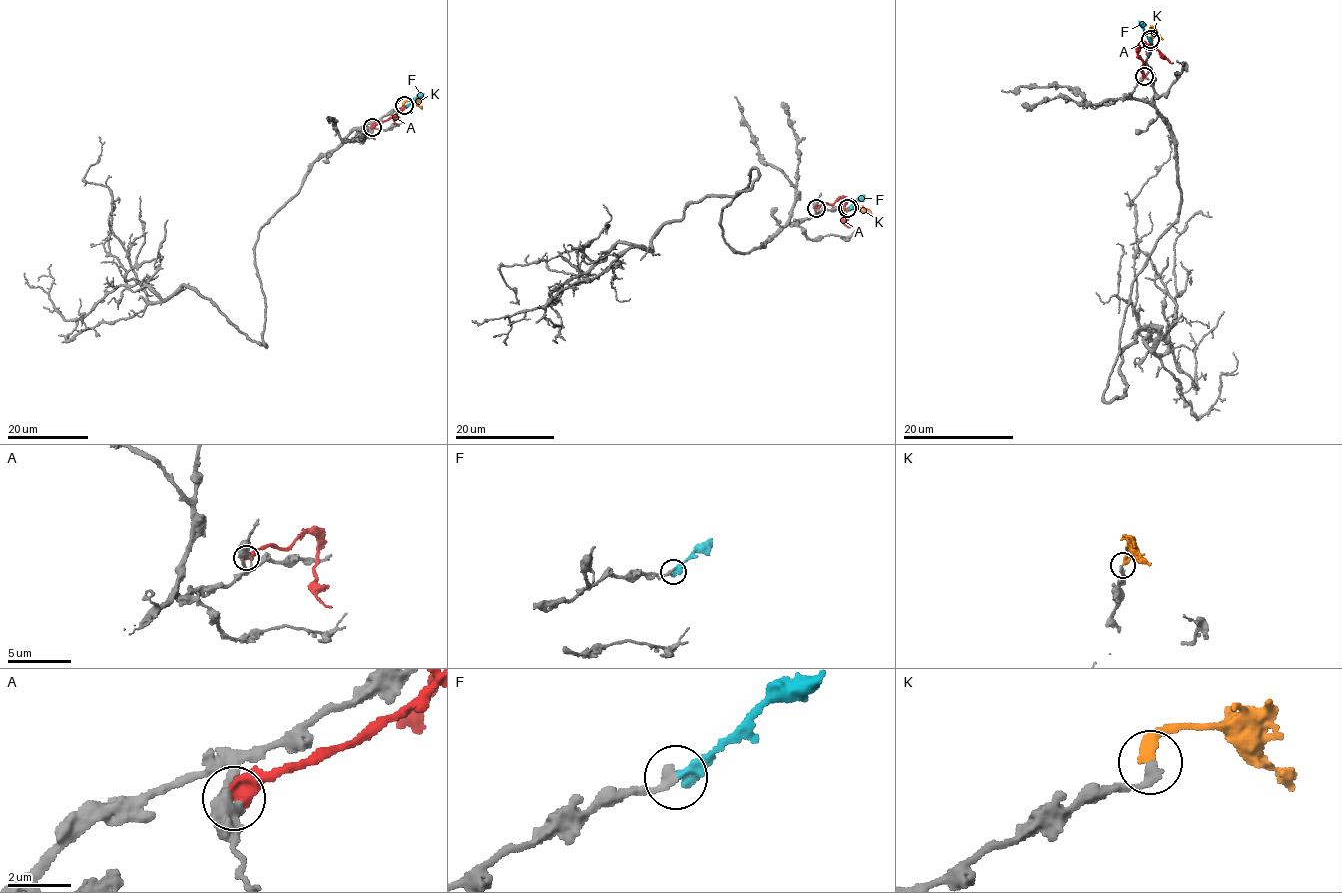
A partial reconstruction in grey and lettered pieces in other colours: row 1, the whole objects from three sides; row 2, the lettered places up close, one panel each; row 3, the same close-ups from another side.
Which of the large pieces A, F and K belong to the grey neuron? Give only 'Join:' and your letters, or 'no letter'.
Join: F

